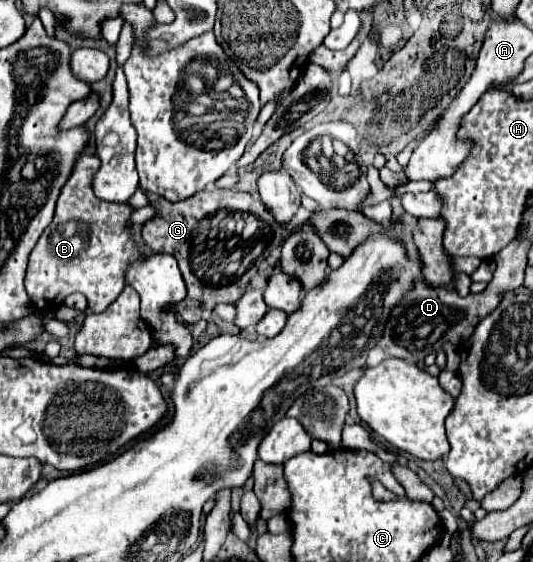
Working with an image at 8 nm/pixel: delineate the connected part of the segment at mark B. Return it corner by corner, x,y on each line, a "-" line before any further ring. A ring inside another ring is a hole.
82,155
76,161
74,171
58,197
54,221
30,253
24,285
40,311
54,311
68,295
80,291
88,299
88,309
102,313
124,289
124,277
134,257
144,259
144,253
132,239
128,227
134,209
128,203
108,203
94,195
92,177
98,167
100,159
96,155

